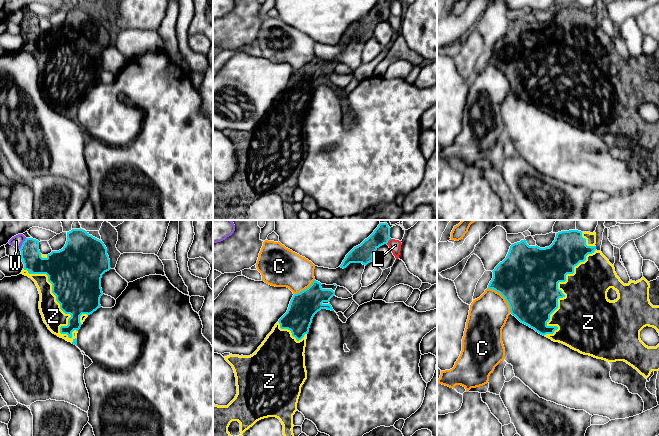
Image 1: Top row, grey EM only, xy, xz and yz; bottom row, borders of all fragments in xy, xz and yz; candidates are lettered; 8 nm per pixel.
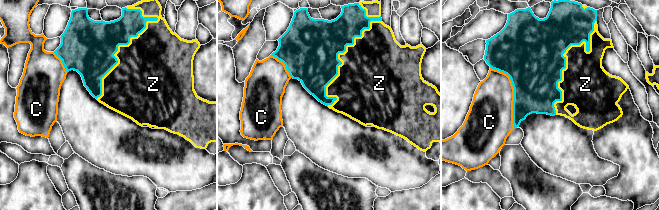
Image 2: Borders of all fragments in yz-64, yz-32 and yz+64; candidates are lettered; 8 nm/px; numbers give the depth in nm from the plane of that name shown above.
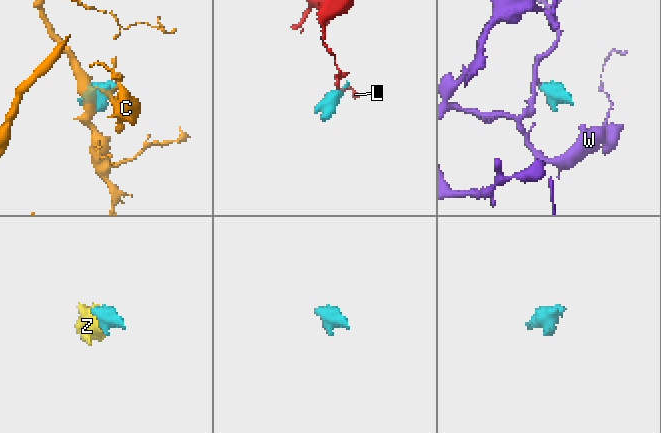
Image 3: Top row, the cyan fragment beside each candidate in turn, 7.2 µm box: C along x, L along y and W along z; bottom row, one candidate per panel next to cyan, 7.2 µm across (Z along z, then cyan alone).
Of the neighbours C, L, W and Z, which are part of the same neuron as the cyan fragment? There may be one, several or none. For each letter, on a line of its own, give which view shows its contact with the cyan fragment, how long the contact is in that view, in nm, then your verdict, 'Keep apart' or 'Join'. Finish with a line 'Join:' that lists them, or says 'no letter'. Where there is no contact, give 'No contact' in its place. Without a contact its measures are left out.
C: Touches cyan in yz. Shared border 280 nm. Keep apart
L: Touches cyan in xz. Shared border 60 nm. Keep apart
W: Touches cyan in xy. Shared border 110 nm. Keep apart
Z: Touches cyan in yz. Shared border 800 nm. Join
Join: Z

